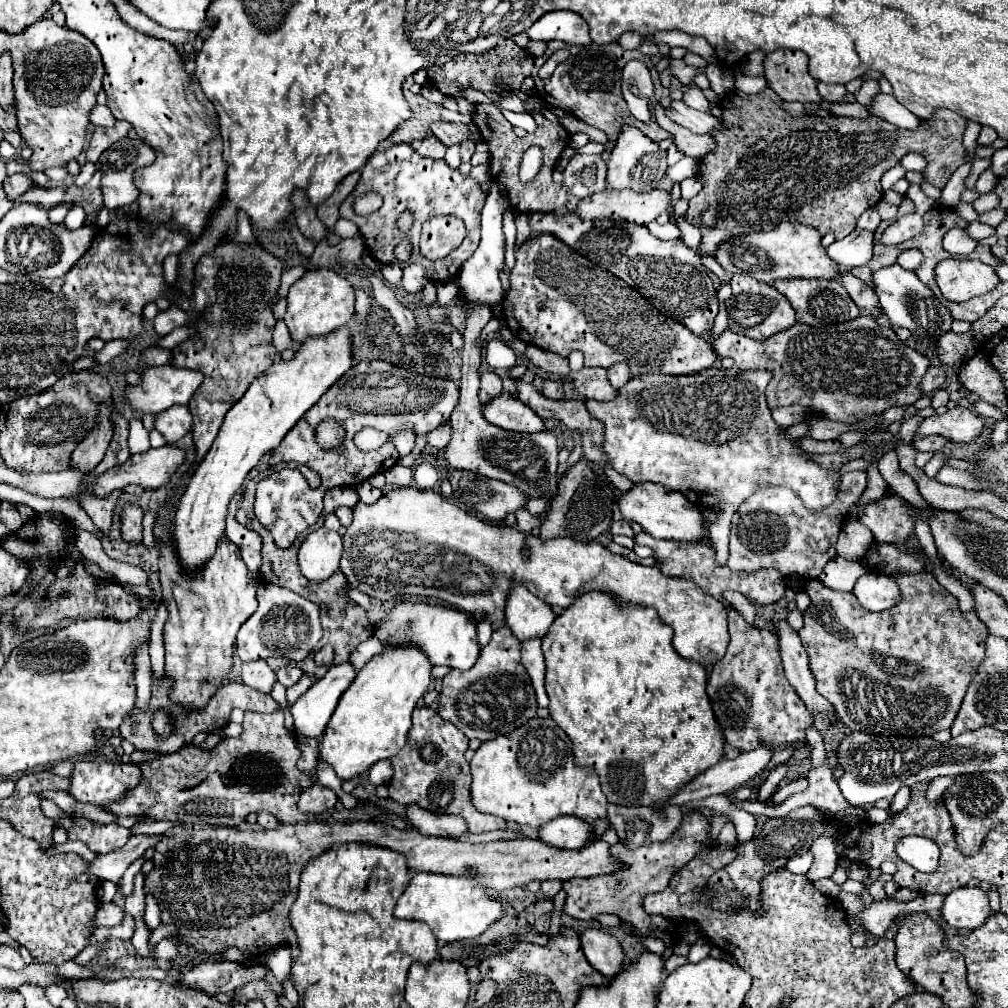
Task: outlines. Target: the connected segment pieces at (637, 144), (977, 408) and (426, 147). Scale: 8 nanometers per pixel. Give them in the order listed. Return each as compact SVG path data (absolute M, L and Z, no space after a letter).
M624 126L616 146L612 150L612 158L608 162L608 174L606 174L606 182L608 188L630 188L634 192L650 192L658 186L658 182L662 180L664 172L666 172L666 152L648 136L644 136L638 128L634 126Z
M974 402L974 412L978 414L978 416L982 416L982 418L1006 418L1006 414L1004 412L998 412L994 406L990 406L990 404L984 404L984 402Z
M430 136L430 138L426 138L426 140L420 144L418 154L428 156L428 158L432 158L432 160L442 160L444 154L446 154L446 146L442 146L442 142L438 142L438 138Z

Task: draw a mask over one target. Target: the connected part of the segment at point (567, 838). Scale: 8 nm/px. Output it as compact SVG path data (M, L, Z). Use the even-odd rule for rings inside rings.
M558 816L538 830L538 840L556 848L582 848L592 838L592 826L582 826L578 818Z

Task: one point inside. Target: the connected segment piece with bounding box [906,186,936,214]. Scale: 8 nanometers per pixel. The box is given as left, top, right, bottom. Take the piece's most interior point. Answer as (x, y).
(921, 201)

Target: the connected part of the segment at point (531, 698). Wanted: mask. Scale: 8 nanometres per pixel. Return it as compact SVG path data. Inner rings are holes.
M502 626L492 634L490 644L480 650L480 656L470 670L452 668L442 678L438 704L438 714L442 718L458 726L468 738L478 738L482 742L492 740L498 734L508 734L536 716L536 694L520 664L520 642L508 626Z

